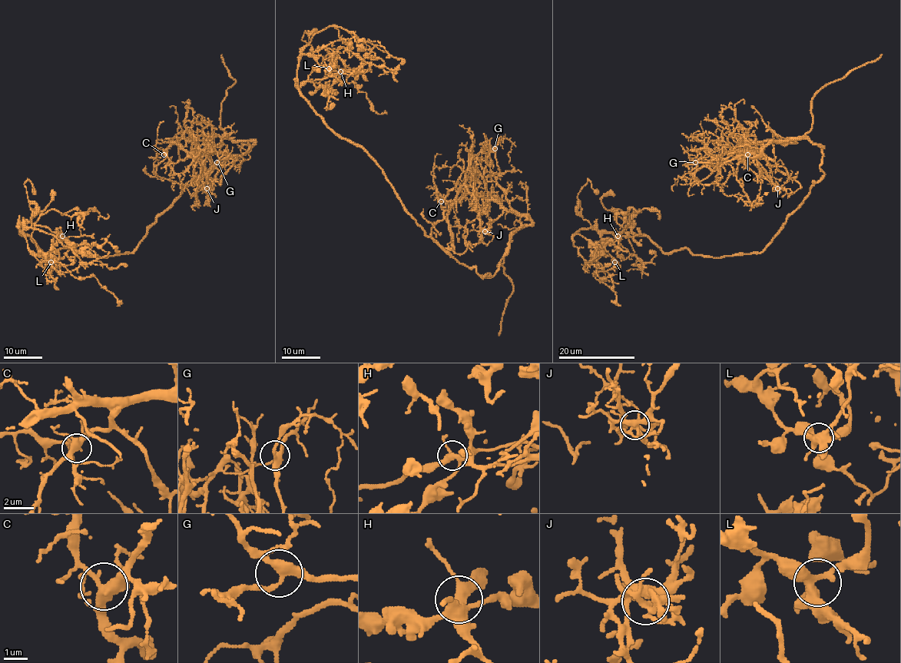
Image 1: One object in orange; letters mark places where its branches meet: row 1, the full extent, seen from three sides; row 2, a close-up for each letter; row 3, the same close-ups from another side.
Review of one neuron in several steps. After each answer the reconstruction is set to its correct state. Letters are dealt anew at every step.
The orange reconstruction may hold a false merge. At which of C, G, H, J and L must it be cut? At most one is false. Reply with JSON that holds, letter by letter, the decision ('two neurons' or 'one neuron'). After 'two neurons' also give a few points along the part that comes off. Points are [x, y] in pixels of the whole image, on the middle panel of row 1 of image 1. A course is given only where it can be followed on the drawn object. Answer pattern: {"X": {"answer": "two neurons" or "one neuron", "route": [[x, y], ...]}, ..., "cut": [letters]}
{"C": {"answer": "one neuron"}, "G": {"answer": "one neuron"}, "H": {"answer": "one neuron"}, "J": {"answer": "two neurons", "route": [[484, 231], [478, 217], [478, 203], [463, 186], [431, 234], [441, 246], [458, 253], [467, 249], [468, 241]]}, "L": {"answer": "one neuron"}, "cut": ["J"]}

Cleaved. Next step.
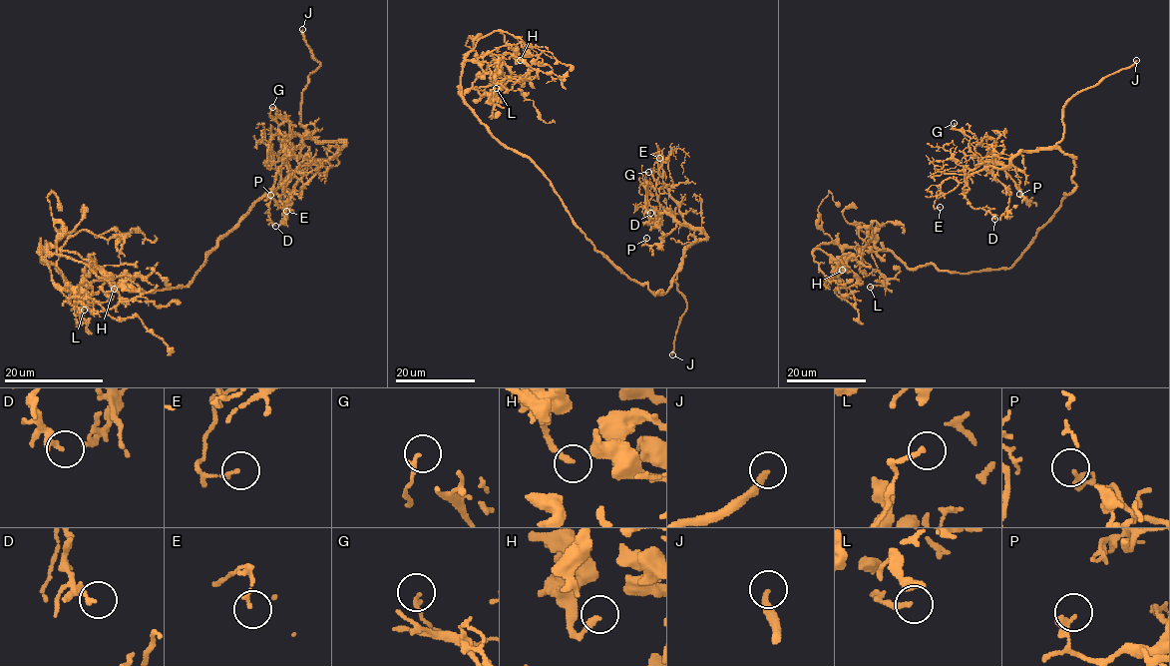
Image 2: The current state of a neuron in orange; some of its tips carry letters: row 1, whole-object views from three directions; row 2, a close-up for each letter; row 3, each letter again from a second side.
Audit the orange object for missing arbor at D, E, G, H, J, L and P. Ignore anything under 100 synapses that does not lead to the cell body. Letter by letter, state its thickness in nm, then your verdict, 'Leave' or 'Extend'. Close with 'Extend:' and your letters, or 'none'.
D: Thickness 240 nm. Leave
E: Thickness 130 nm. Leave
G: Thickness 160 nm. Leave
H: Thickness 240 nm. Leave
J: Thickness 240 nm. Extend
L: Thickness 190 nm. Leave
P: Thickness 280 nm. Leave
Extend: J

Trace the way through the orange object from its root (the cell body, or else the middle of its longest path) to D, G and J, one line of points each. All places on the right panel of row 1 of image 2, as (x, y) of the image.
D: (1015, 262), (1075, 186), (1075, 159), (1038, 149), (1006, 166), (976, 165), (965, 198), (994, 219)
G: (1015, 262), (1075, 186), (1075, 159), (1038, 149), (986, 167), (976, 138), (954, 123)
J: (1015, 262), (1075, 186), (1071, 179), (1075, 159), (1056, 145), (1063, 136), (1063, 106), (1081, 90), (1136, 60)

